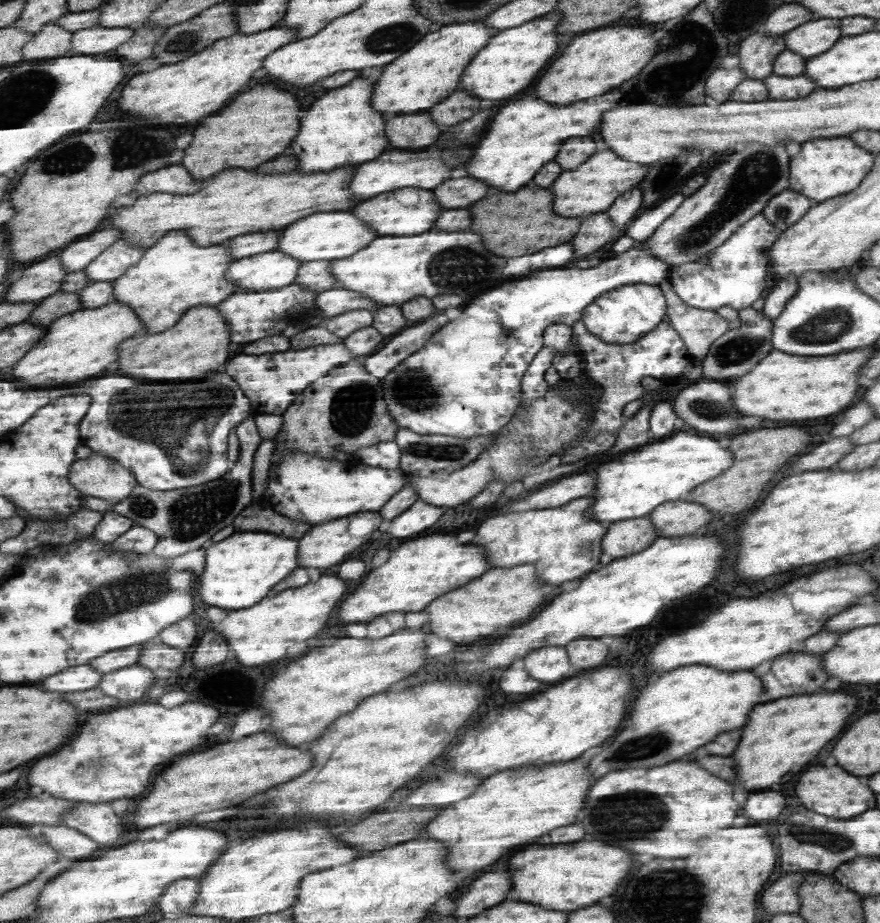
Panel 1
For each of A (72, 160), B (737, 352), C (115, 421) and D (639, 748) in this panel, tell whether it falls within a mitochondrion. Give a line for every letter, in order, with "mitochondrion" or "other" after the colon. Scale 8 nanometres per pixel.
A: mitochondrion
B: mitochondrion
C: mitochondrion
D: mitochondrion

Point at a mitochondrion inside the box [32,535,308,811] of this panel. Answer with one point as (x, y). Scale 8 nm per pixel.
(126, 594)

